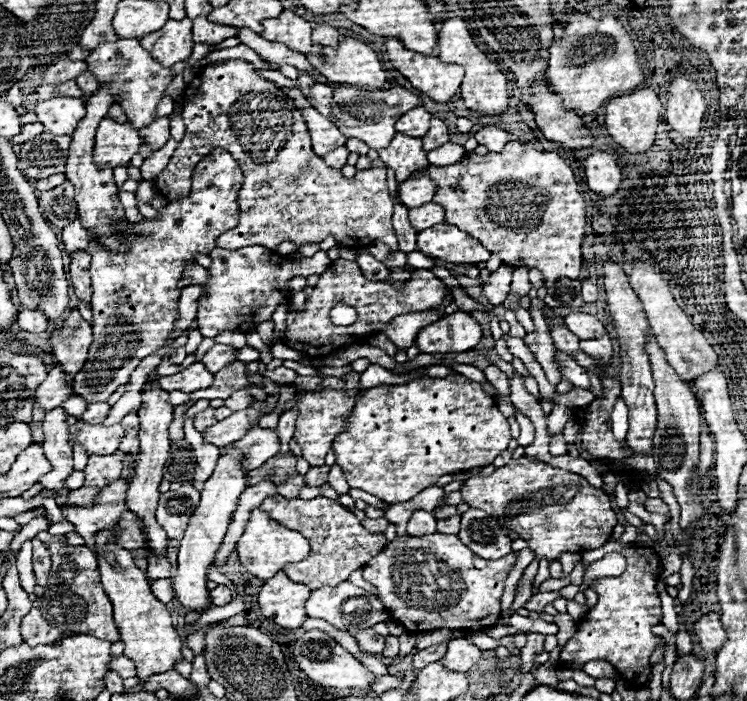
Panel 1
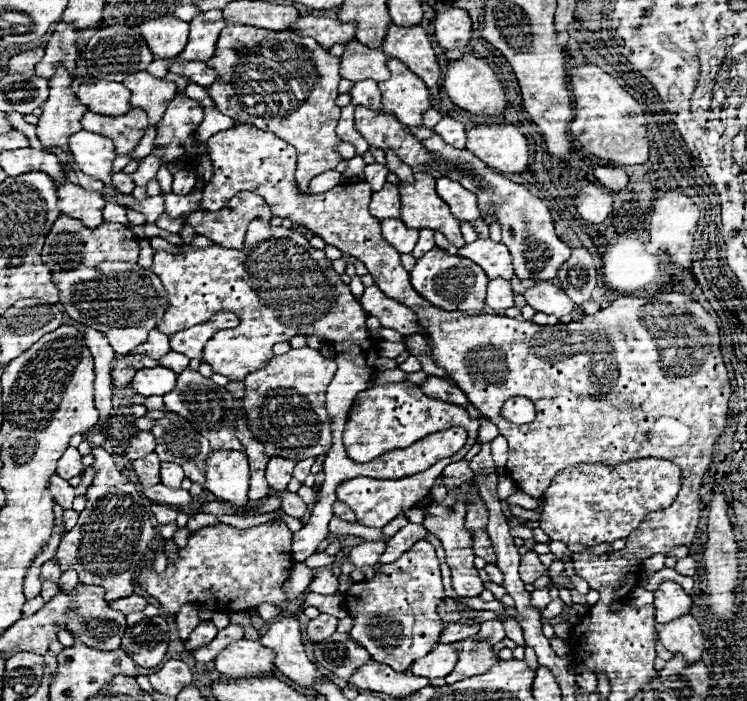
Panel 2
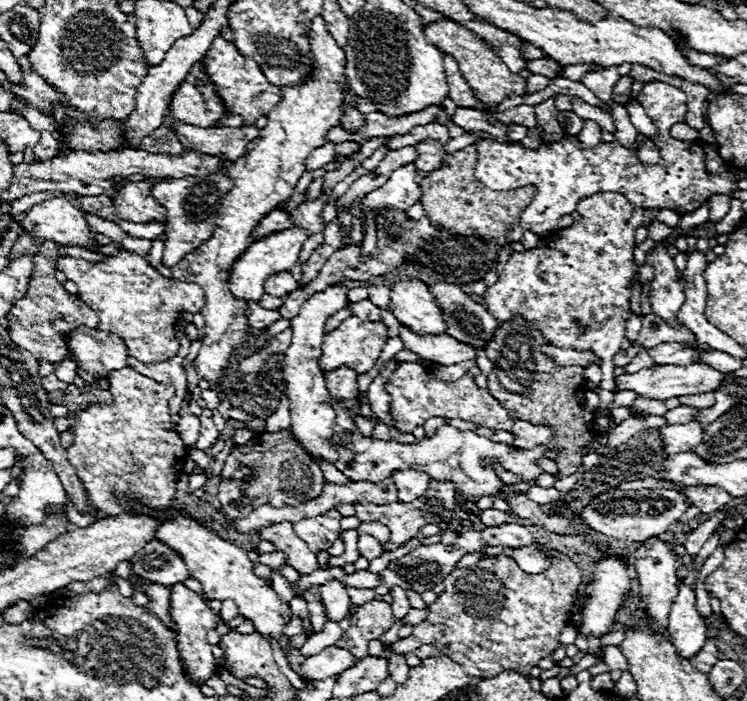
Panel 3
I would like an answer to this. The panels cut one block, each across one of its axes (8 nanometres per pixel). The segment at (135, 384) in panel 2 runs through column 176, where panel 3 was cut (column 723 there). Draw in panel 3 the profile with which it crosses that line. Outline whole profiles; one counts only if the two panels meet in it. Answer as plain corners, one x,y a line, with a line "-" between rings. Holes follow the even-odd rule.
688,364
688,366
654,366
648,370
640,370
634,374
620,374
616,376
616,388
618,390
632,390
638,396
654,398
654,400
668,400
668,398
678,398
678,396
690,396
690,394
700,394
700,392
714,392
724,374
706,366
706,364

